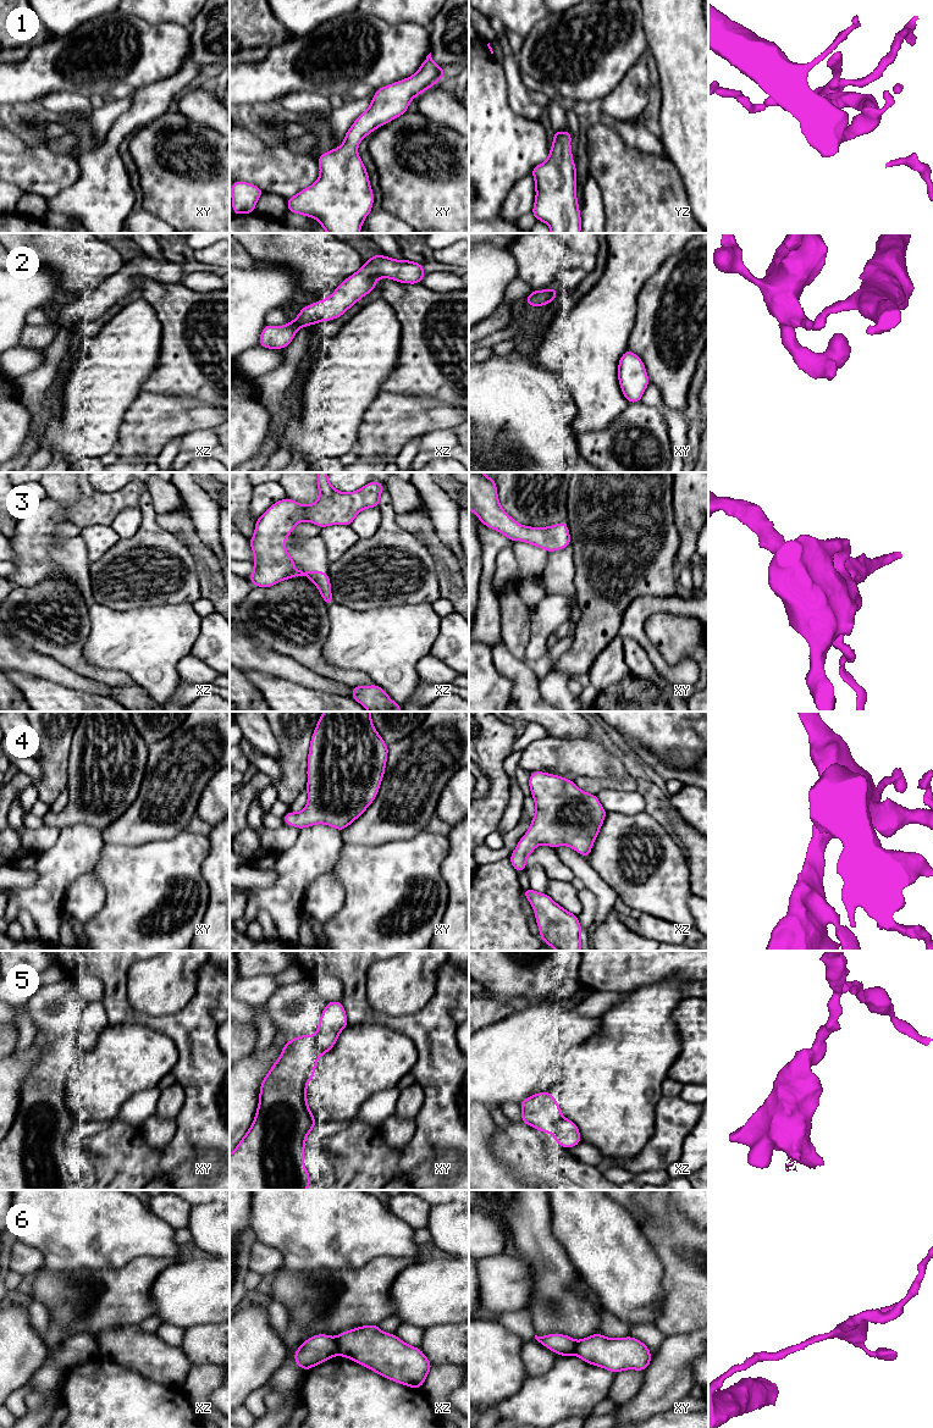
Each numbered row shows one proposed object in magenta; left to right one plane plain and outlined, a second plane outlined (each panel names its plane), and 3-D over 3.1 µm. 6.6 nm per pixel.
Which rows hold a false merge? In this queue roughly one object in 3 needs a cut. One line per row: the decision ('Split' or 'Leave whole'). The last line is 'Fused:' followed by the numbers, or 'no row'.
1: Leave whole
2: Leave whole
3: Leave whole
4: Leave whole
5: Split
6: Split
Fused: 5, 6

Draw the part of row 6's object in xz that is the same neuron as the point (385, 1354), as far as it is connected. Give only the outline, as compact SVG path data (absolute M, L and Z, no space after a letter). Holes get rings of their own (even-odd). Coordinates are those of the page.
M379 1324L346 1330L335 1339L338 1355L405 1387L420 1389L432 1367L419 1347L381 1332Z

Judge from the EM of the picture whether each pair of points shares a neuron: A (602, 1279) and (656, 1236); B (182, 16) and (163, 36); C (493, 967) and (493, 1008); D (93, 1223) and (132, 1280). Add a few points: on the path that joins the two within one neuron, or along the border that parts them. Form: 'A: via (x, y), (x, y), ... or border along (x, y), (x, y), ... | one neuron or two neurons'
A: border along (634, 1218), (662, 1268) | two neurons
B: border along (145, 21), (176, 23), (189, 32) | two neurons
C: border along (493, 996), (513, 1000), (519, 1005) | two neurons
D: border along (149, 1256), (134, 1257), (119, 1268), (94, 1271) | two neurons

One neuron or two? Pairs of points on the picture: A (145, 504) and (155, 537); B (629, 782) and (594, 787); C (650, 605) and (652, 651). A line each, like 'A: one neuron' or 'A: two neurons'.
A: one neuron
B: one neuron
C: one neuron

